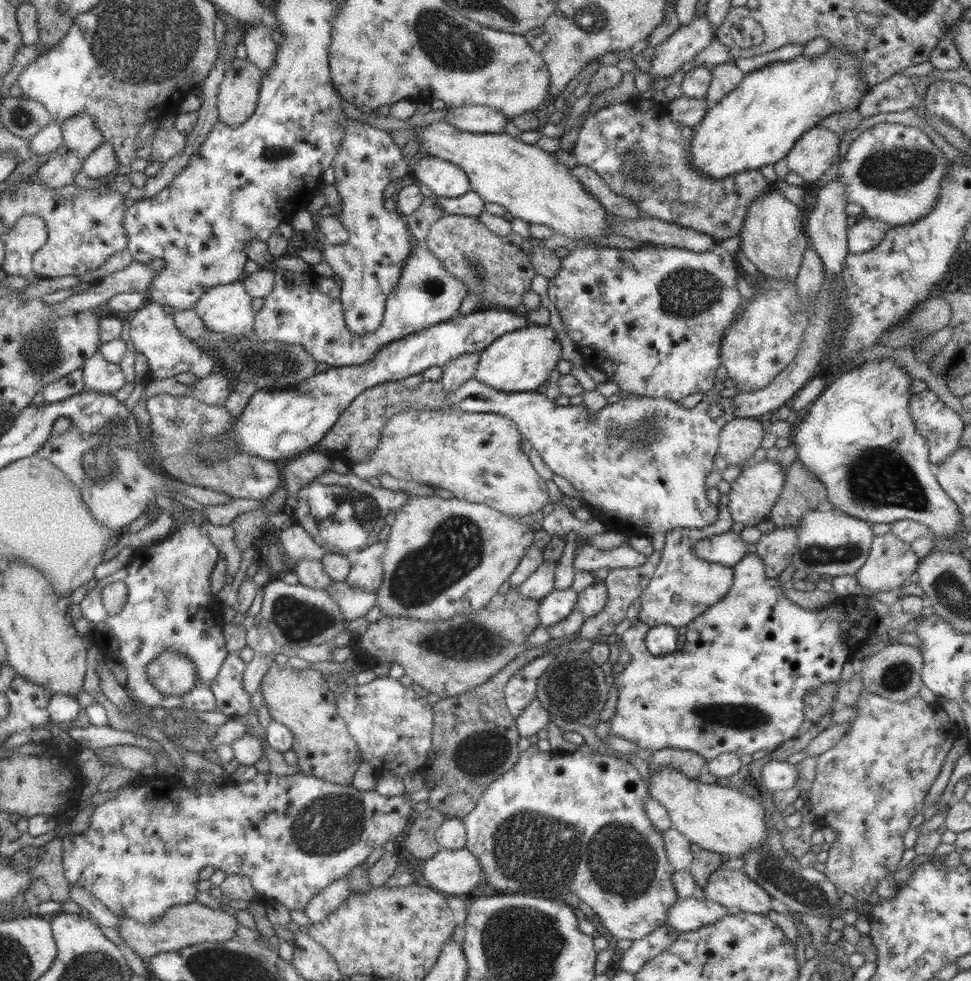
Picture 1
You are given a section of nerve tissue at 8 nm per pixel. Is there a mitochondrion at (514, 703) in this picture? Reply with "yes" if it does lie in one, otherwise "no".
no

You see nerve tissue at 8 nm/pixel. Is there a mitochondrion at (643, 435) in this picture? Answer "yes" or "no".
yes

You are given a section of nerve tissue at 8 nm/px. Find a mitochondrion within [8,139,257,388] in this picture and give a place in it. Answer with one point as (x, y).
(39, 349)

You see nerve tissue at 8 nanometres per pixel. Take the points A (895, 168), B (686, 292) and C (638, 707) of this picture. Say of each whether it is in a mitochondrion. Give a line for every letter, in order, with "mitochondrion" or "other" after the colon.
A: mitochondrion
B: mitochondrion
C: other

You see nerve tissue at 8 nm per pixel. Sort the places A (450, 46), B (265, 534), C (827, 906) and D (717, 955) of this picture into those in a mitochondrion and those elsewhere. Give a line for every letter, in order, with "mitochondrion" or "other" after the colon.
A: mitochondrion
B: other
C: mitochondrion
D: mitochondrion

